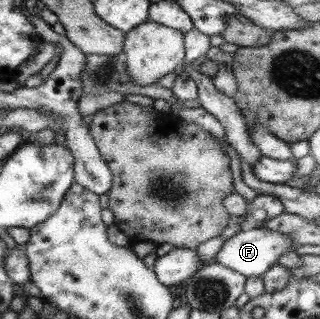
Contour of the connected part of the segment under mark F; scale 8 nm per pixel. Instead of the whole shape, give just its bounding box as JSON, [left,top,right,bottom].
[213,227,298,279]

